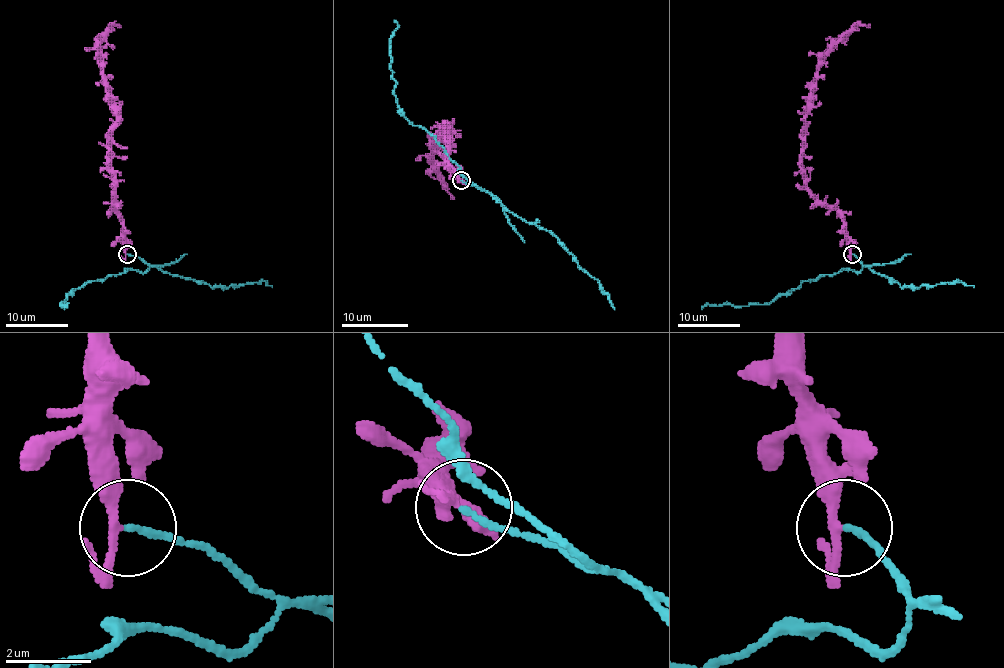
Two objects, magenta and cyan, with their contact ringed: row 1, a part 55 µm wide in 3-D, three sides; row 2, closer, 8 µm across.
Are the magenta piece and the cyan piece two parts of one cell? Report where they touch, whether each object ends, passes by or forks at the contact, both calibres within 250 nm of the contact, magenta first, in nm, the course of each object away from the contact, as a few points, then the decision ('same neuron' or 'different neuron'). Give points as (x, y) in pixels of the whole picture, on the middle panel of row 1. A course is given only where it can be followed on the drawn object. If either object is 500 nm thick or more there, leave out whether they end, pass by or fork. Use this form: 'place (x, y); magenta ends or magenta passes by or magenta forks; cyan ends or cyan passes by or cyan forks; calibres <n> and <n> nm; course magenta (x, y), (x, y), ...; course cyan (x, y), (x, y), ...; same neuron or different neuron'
place (461, 180); magenta passes by; cyan ends; calibres 200 and 150 nm; course magenta (461, 180), (447, 162), (444, 127), (449, 130), (436, 144), (434, 169), (454, 199); course cyan (461, 180), (484, 190), (397, 104), (390, 69), (394, 20); different neuron

